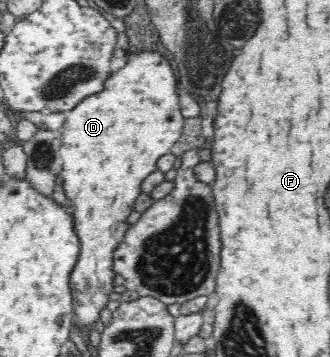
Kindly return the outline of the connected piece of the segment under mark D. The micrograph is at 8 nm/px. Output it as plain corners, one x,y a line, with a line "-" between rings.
141,50
126,52
125,64
117,71
111,72
101,94
91,94
83,98
77,106
67,111
61,128
62,143
60,156
63,159
63,188
69,198
74,220
74,229
80,240
80,253
77,264
70,274
73,293
75,321
81,330
92,330
99,312
107,306
109,294
113,292
113,257
111,252
123,242
123,234
128,223
125,218
133,211
133,204
141,194
141,182
152,172
157,171
156,162
163,154
169,153
173,144
182,136
185,117
181,114
179,95
175,91
178,84
173,68
159,52

